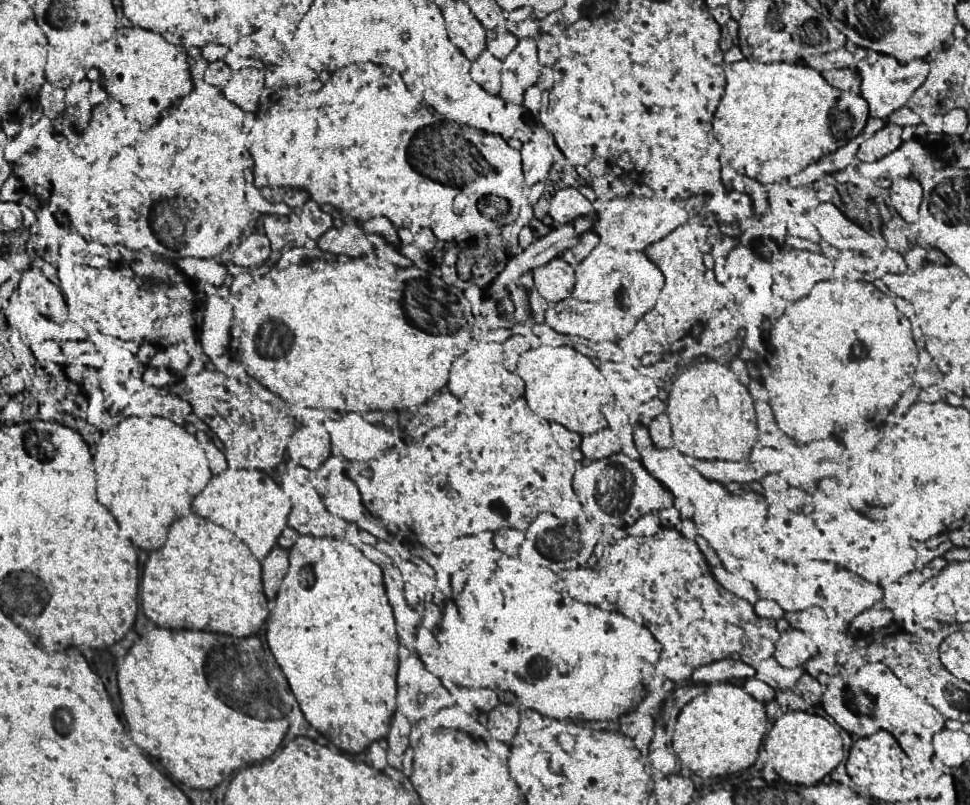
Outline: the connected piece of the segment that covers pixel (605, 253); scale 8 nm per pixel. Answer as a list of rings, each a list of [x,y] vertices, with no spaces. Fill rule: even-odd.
[[[600,243],[574,271],[574,291],[548,307],[546,323],[558,333],[580,335],[594,343],[616,341],[628,335],[654,309],[664,289],[664,273],[642,251],[626,253]]]

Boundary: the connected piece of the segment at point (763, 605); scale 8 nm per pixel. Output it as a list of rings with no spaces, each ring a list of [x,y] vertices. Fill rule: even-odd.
[[[760,599],[760,601],[754,605],[754,611],[756,611],[756,615],[766,617],[766,619],[772,619],[772,621],[782,619],[782,615],[784,615],[782,607],[780,607],[776,601],[770,601],[770,599]]]

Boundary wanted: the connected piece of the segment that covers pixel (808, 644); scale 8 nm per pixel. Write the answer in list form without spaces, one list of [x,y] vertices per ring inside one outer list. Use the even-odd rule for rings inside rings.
[[[788,629],[782,633],[774,657],[782,667],[794,669],[794,667],[804,667],[806,661],[812,659],[814,655],[816,655],[816,645],[806,633],[798,629]]]

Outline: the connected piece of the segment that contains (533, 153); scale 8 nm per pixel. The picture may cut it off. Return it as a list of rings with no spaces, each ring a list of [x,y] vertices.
[[[524,143],[522,147],[522,175],[524,185],[532,187],[540,181],[544,181],[552,169],[552,153],[546,145],[538,143]]]

